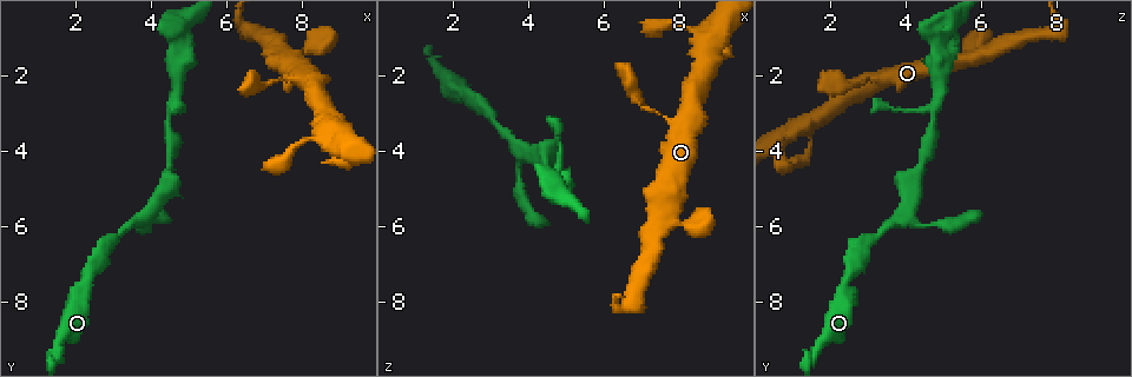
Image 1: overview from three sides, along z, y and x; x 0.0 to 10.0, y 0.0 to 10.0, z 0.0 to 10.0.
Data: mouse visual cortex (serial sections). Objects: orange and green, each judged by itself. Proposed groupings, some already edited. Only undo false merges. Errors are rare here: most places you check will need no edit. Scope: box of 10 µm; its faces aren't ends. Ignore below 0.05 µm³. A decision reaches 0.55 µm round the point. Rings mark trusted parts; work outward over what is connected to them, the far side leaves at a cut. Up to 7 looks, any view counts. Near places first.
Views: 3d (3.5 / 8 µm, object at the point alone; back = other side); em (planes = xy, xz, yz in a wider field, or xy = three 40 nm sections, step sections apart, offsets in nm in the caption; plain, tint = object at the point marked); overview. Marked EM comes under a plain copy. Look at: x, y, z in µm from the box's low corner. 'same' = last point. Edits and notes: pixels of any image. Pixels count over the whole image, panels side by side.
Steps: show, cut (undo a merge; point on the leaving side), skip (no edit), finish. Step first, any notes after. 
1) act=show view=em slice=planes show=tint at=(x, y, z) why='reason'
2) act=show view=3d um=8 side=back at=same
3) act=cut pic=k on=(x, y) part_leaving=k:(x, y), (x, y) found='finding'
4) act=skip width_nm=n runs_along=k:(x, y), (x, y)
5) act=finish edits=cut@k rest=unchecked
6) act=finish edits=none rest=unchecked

act=show view=3d um=3.5 at=(9.15, 4.25, 1.35) why='sharp bend'

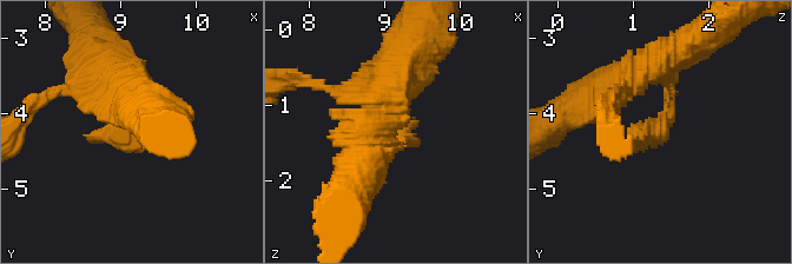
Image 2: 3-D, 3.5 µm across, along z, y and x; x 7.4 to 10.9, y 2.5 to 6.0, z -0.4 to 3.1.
act=show view=em slice=xy step=3 show=tint at=(9.15, 4.25, 1.30) why='shape alone is not enough'

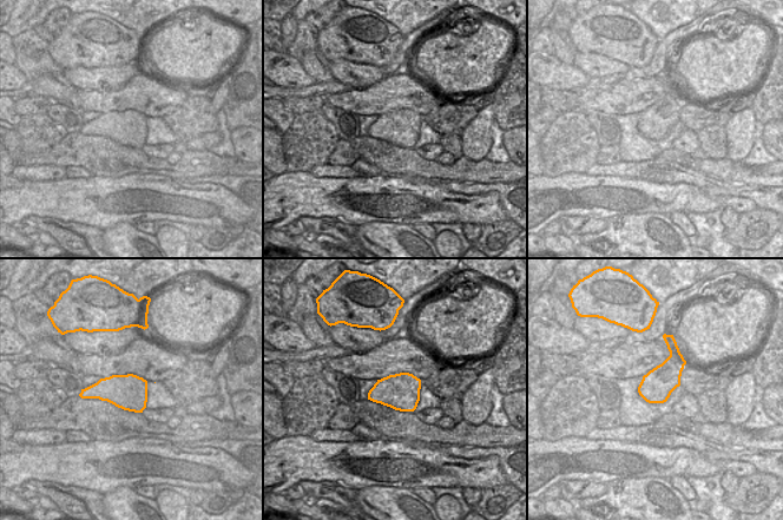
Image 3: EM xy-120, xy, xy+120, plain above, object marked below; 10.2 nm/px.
act=show view=em slice=xy step=2 show=tint at=same why='another direction'

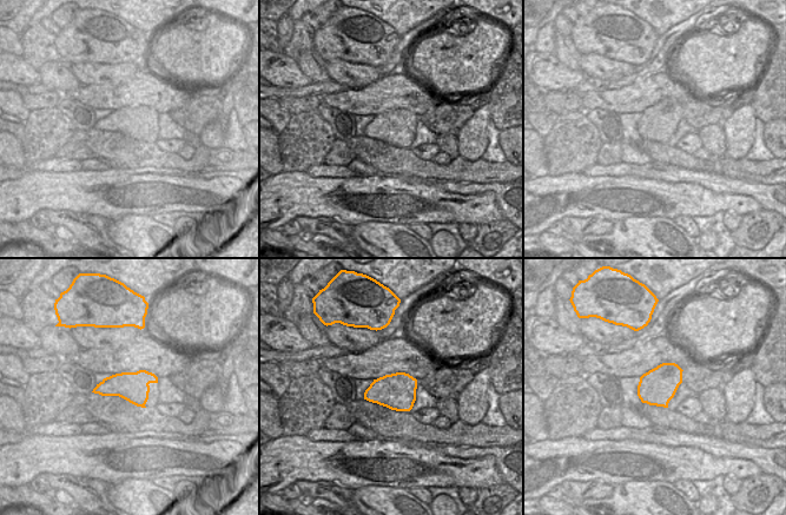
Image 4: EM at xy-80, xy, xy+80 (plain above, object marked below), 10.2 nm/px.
act=skip width_nm=380 runs_along=2:(120, 66), (138, 124), (84, 134) found='one cell here'

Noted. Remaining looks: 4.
act=show view=3d um=8 side=back at=(1.50, 9.35, 1.65) why='calibre changes'

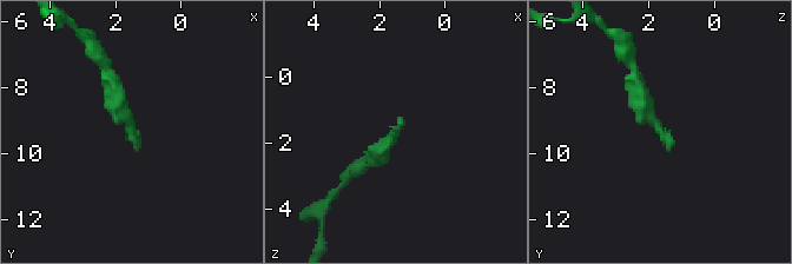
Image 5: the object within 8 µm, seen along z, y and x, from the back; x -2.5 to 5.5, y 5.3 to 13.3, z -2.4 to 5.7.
act=show view=em slice=xy step=5 show=tint at=same why='now the EM'

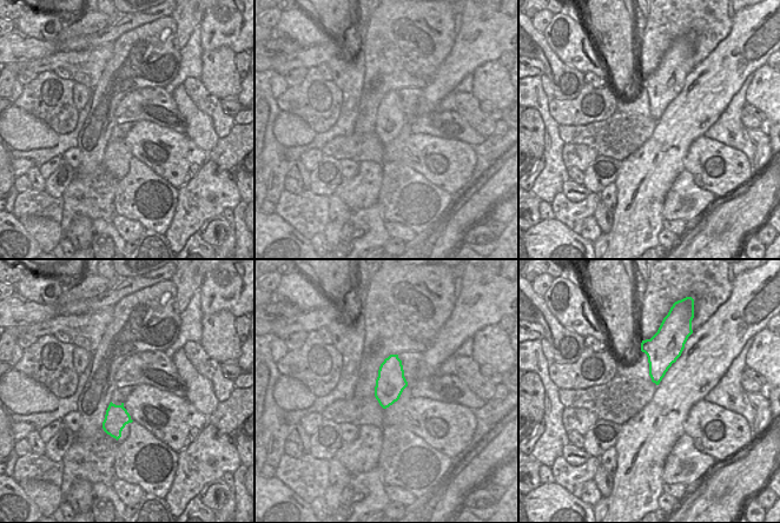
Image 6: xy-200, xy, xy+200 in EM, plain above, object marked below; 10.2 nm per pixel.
act=skip runs_along=5:(641, 104), (664, 139), (671, 130) found='one cell here'

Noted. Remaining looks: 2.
act=show view=em slice=xy step=2 show=tint at=(6.50, 0.75, 8.20) why='sharp bend'

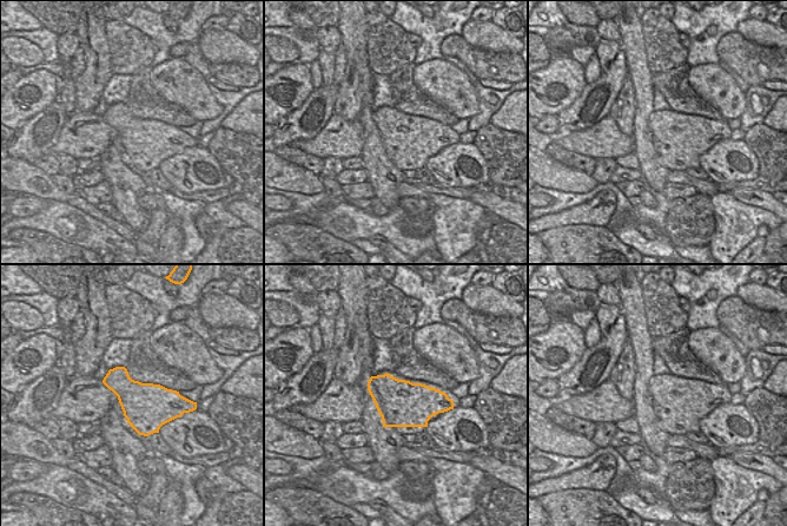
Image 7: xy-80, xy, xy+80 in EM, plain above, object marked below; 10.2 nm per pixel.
act=show view=3d um=3.5 at=same

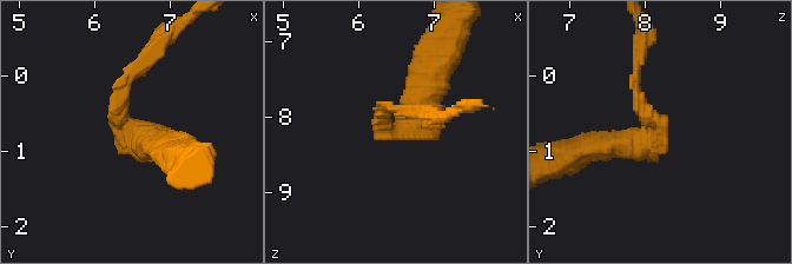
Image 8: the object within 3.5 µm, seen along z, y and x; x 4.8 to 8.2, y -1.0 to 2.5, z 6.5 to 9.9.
act=cut pic=8 on=(127, 73) part_leaving=8:(117, 113), (125, 84), (139, 77) found='two cells meet here'

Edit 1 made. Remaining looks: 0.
act=finish edits=cut@8 rest=unchecked

